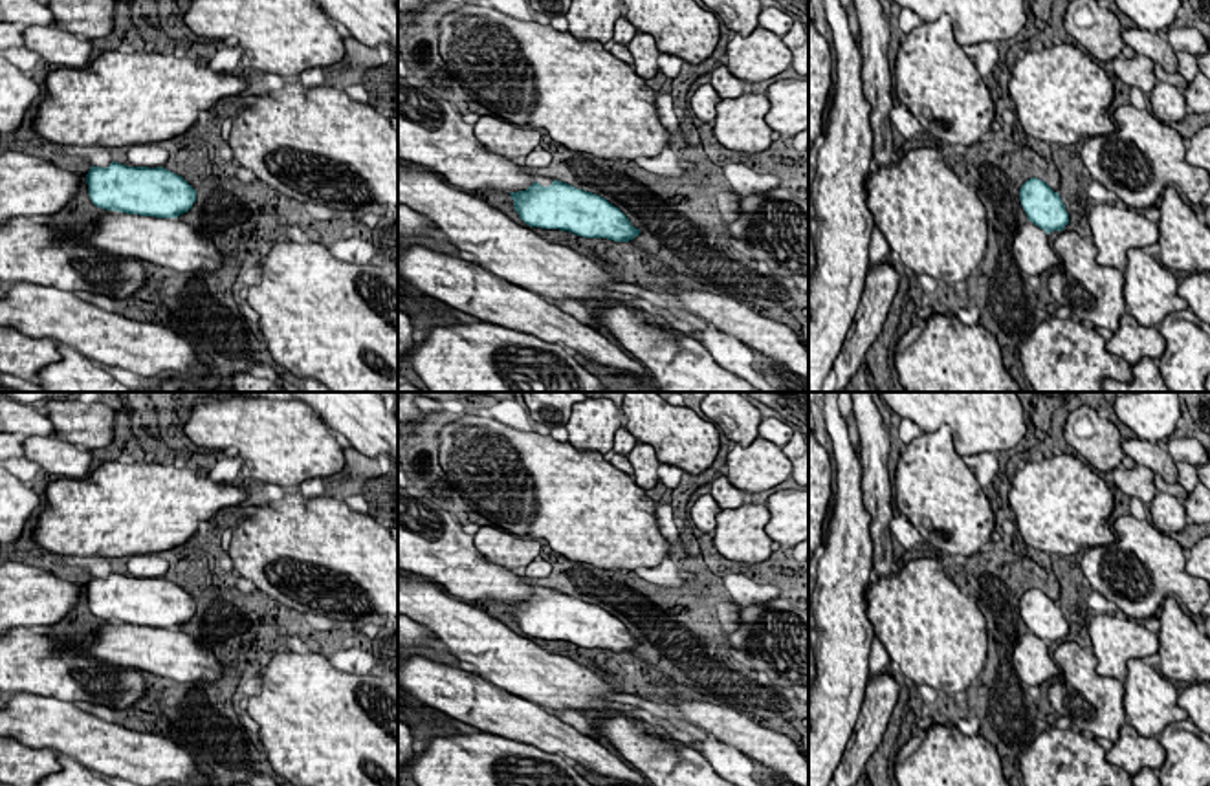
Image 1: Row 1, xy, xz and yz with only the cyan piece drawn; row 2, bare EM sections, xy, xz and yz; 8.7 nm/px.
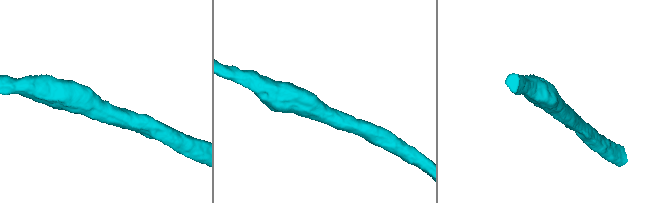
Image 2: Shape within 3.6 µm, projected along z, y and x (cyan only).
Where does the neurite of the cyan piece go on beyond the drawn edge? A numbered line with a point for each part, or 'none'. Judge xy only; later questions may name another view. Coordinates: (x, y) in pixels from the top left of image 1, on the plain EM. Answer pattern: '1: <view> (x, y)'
none

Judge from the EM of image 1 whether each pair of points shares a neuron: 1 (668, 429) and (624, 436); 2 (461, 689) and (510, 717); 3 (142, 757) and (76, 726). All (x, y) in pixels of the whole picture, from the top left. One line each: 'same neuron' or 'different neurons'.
1: different neurons
2: same neuron
3: same neuron

